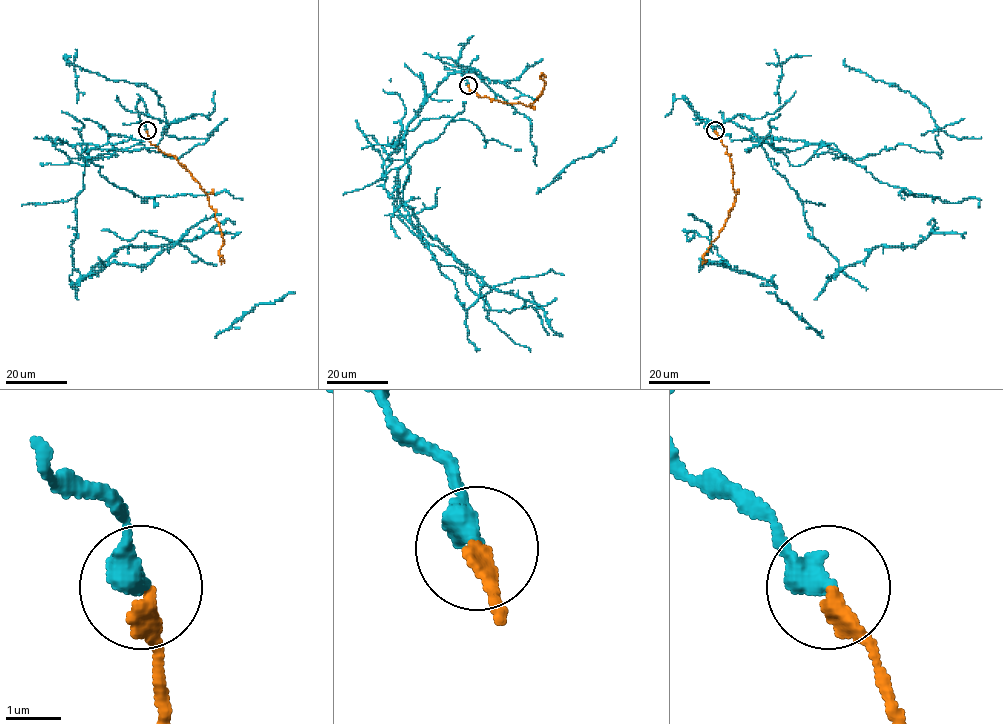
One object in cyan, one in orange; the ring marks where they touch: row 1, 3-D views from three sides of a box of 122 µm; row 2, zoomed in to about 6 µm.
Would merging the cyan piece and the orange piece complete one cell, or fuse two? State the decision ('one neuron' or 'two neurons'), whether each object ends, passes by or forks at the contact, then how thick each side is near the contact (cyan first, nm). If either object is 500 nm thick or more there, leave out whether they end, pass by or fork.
two neurons; cyan ends there; orange ends there; 480 nm thick on the cyan side, 320 nm on the other

